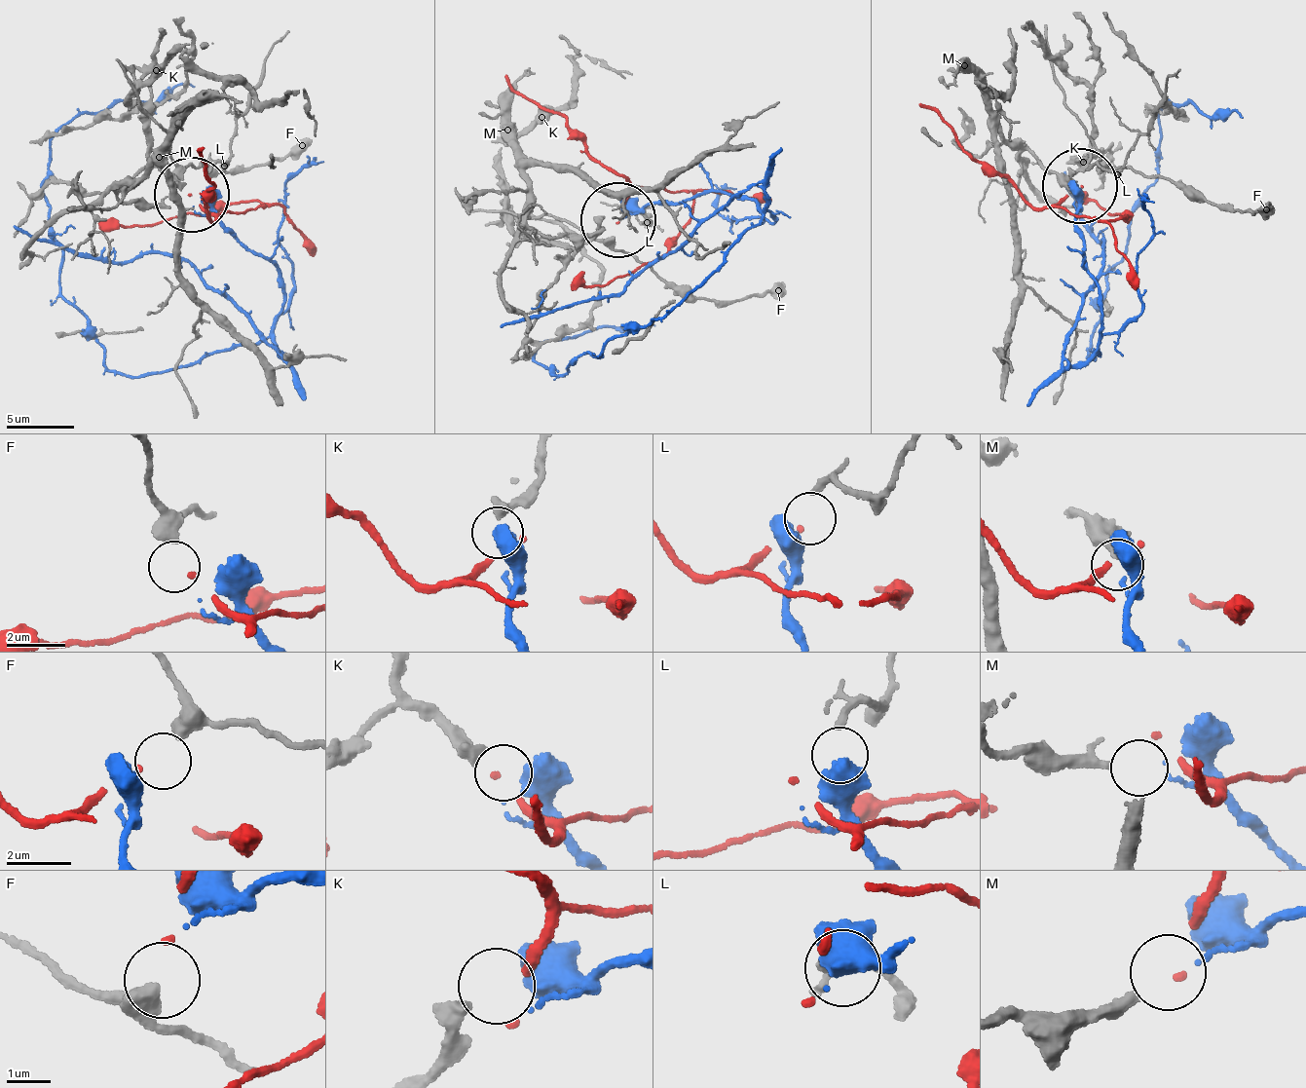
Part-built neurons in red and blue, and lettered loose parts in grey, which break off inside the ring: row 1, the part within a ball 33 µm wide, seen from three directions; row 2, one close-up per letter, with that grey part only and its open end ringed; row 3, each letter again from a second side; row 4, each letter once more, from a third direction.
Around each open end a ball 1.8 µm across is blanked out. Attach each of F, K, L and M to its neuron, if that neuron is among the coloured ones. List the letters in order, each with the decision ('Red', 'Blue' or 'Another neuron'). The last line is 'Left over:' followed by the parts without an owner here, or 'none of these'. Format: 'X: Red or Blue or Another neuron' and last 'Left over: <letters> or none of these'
F: Red
K: Another neuron
L: Blue
M: Another neuron
Left over: K, M

